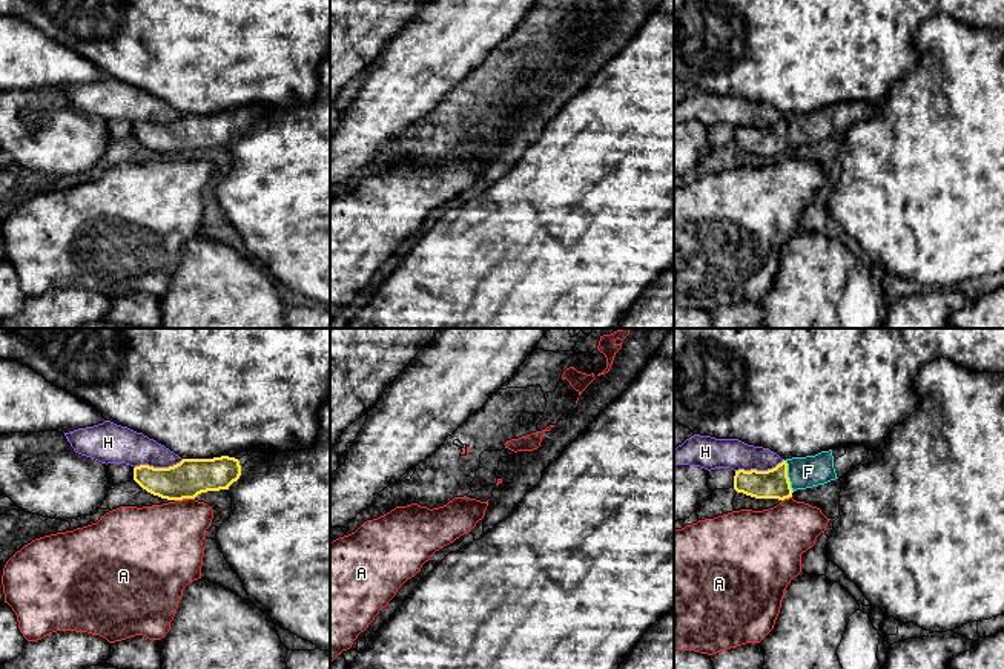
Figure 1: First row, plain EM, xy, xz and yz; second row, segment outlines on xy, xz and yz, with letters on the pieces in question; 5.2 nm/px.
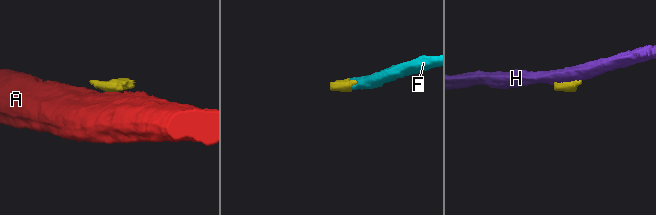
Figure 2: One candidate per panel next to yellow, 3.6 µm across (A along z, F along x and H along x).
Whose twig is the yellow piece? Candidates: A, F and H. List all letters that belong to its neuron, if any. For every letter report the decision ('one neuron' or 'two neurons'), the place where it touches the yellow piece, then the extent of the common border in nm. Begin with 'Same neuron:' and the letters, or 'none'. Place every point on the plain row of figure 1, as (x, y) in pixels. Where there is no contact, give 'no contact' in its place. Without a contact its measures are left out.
Same neuron: F
A: two neurons | xy (184, 154) | 110 nm
F: one neuron | yz (786, 132) | 170 nm
H: two neurons | xy (158, 125) | 260 nm

